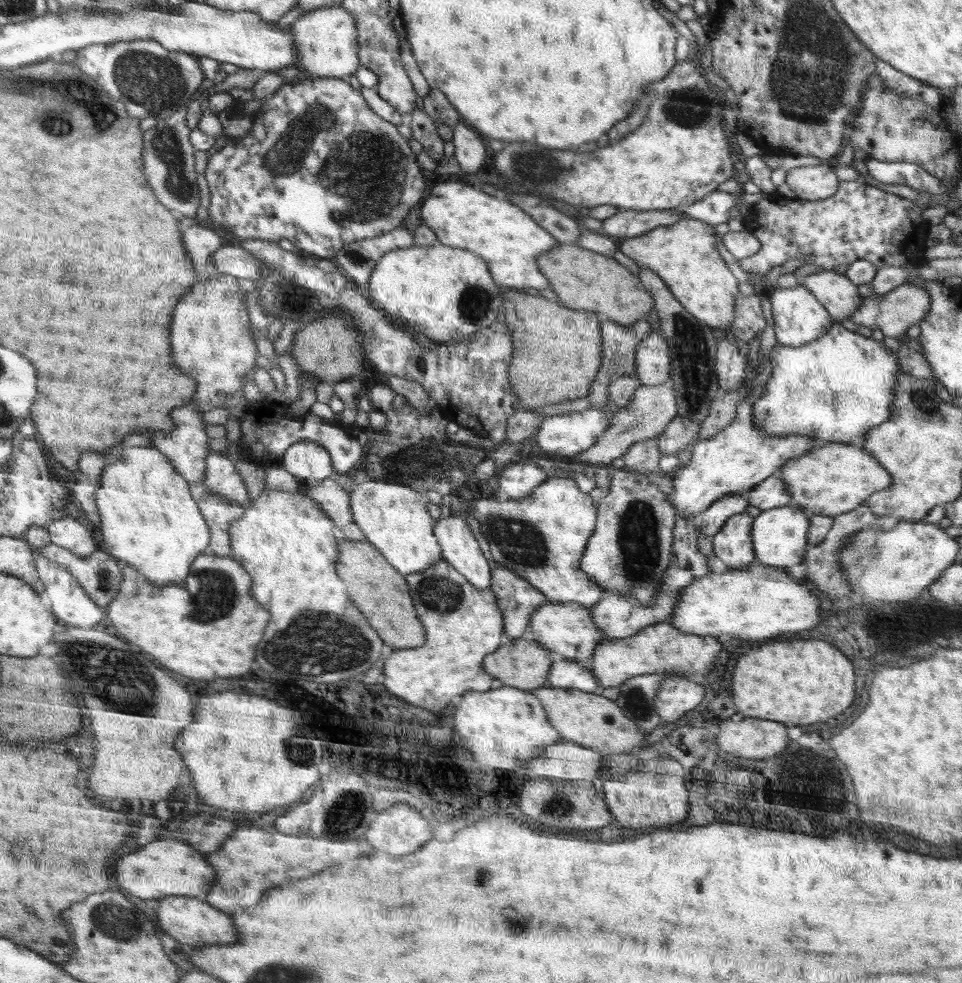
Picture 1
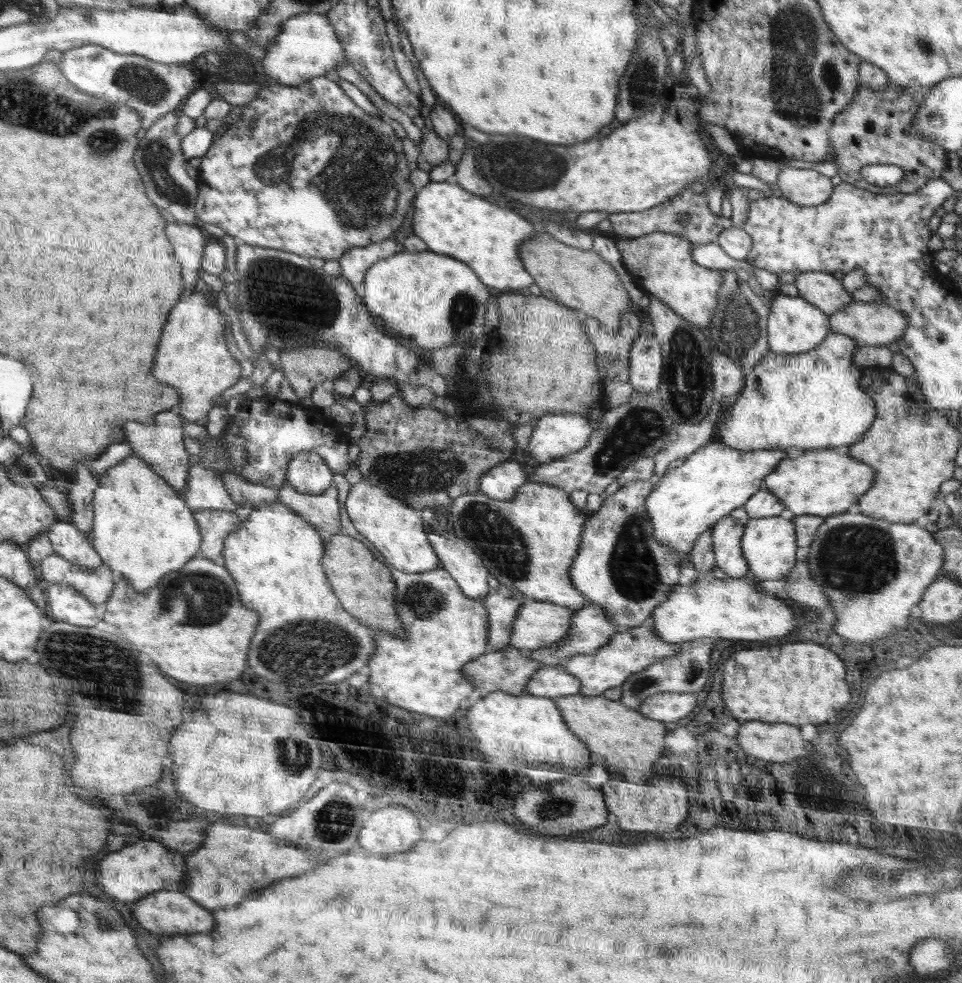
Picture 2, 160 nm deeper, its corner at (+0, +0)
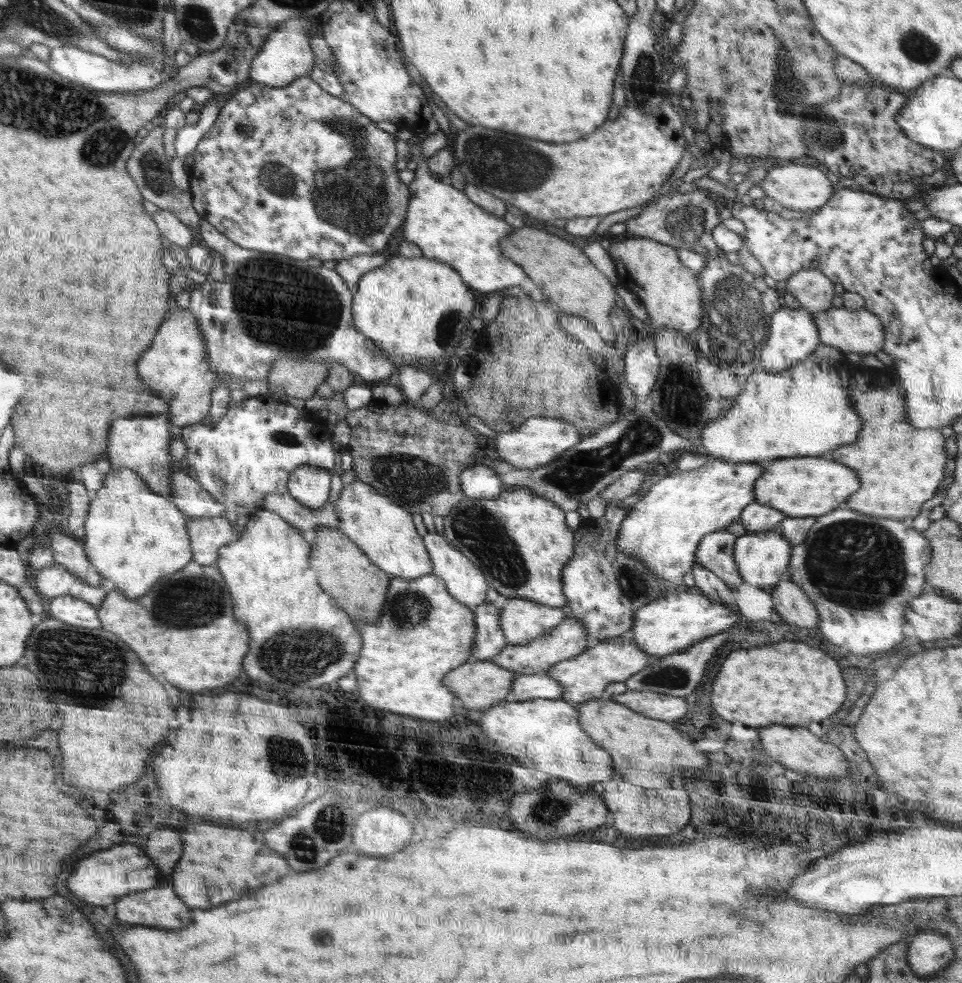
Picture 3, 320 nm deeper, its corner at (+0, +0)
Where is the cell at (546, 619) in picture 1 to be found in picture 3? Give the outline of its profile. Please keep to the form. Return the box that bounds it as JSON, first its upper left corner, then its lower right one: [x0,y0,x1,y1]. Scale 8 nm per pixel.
[500,599,566,645]

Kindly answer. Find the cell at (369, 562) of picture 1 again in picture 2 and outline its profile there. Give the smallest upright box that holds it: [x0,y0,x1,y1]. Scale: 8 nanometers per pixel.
[324,533,406,638]

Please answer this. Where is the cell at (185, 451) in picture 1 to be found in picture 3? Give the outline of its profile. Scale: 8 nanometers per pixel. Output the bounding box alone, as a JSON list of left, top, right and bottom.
[106,413,172,496]

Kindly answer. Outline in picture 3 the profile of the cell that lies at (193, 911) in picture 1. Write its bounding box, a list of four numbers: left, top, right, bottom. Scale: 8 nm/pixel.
[115,888,192,928]

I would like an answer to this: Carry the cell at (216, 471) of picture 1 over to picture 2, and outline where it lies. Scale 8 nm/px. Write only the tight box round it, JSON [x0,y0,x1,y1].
[183,462,236,511]

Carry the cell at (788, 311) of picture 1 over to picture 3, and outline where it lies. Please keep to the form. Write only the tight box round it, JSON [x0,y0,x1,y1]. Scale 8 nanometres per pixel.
[760,308,818,373]

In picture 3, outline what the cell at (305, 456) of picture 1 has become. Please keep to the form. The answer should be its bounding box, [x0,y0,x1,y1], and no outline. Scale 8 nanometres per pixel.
[288,465,330,510]

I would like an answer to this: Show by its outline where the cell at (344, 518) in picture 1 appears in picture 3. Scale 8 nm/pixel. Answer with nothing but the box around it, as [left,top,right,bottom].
[261,480,342,535]

